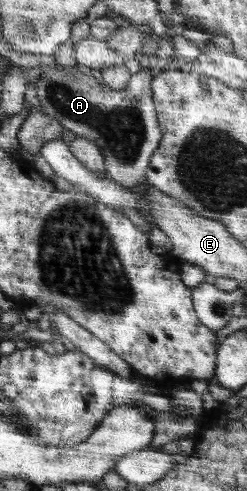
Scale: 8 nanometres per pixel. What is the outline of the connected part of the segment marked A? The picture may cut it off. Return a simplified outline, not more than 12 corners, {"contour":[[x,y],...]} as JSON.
{"contour":[[144,66],[121,90],[81,72],[33,85],[46,114],[145,183],[162,138]]}

